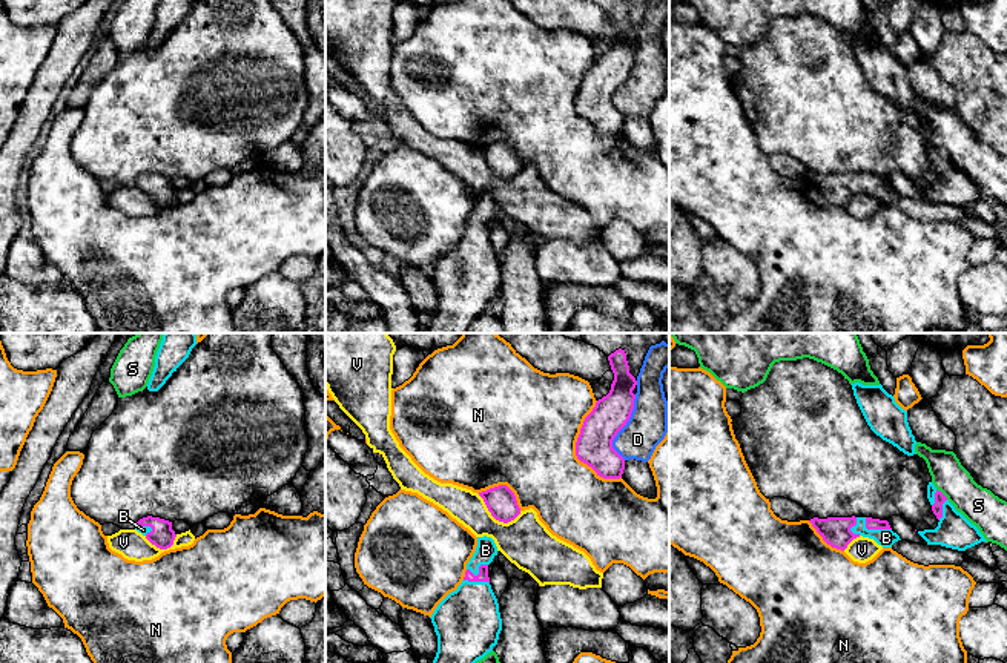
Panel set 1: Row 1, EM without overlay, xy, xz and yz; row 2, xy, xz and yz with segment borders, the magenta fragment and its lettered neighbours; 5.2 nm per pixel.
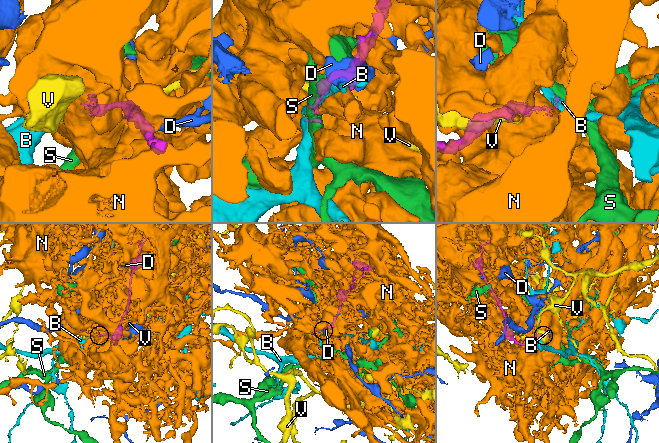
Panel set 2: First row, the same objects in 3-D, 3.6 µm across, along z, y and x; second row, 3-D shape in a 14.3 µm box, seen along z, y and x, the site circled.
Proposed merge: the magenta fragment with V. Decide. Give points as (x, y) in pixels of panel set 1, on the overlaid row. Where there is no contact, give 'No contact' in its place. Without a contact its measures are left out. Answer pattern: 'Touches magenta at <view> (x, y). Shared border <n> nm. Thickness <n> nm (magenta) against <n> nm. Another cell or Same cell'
Touches magenta at xz (496, 519). Shared border 260 nm. Thickness 160 nm (magenta) against 260 nm. Another cell

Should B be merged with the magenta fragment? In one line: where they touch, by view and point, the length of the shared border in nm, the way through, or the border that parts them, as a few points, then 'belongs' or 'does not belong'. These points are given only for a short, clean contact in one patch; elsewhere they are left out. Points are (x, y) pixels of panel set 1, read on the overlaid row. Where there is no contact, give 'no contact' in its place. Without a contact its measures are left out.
contact yz (874, 528); length 160 nm; belongs

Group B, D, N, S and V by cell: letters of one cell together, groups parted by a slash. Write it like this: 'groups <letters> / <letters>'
groups B / D / N / S / V

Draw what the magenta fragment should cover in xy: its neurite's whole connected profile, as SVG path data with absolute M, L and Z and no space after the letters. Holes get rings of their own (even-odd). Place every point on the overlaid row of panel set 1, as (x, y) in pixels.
M152 516L140 519L135 529L160 549L170 548L177 537L172 522Z

